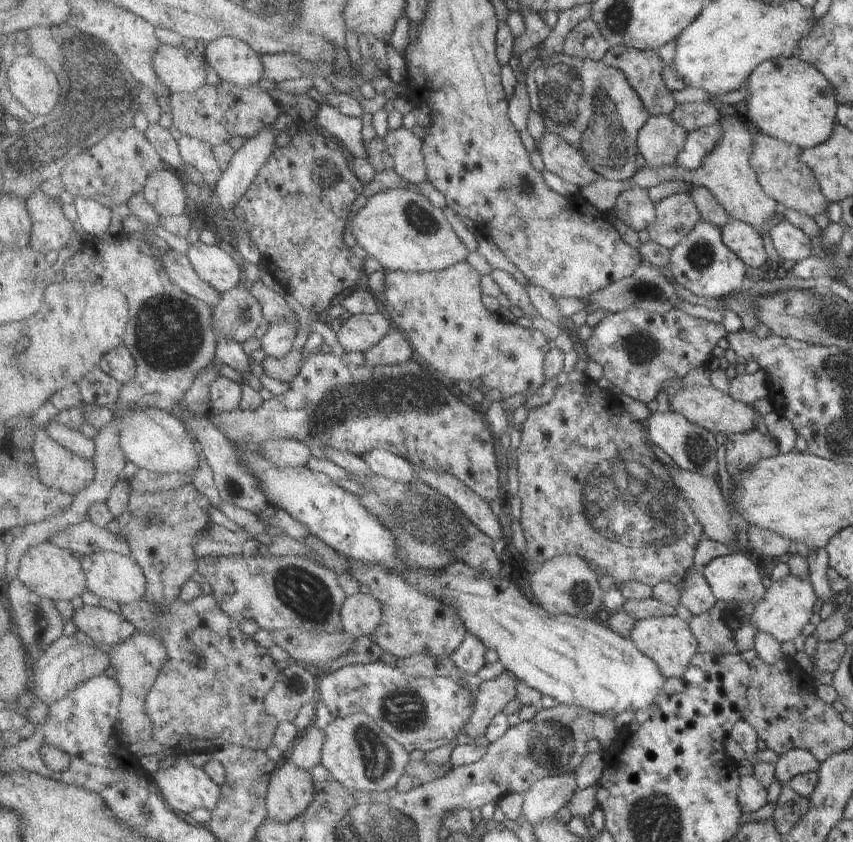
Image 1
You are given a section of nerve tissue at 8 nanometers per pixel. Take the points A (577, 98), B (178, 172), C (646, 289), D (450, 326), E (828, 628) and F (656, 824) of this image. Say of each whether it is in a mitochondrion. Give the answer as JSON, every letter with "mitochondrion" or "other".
{"A":"mitochondrion","B":"other","C":"mitochondrion","D":"other","E":"other","F":"mitochondrion"}

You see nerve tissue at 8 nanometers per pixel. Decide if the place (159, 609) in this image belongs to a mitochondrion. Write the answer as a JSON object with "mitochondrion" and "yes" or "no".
{"mitochondrion":"no"}

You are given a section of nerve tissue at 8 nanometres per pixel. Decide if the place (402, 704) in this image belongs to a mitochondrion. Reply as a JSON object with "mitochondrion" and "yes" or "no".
{"mitochondrion":"yes"}

